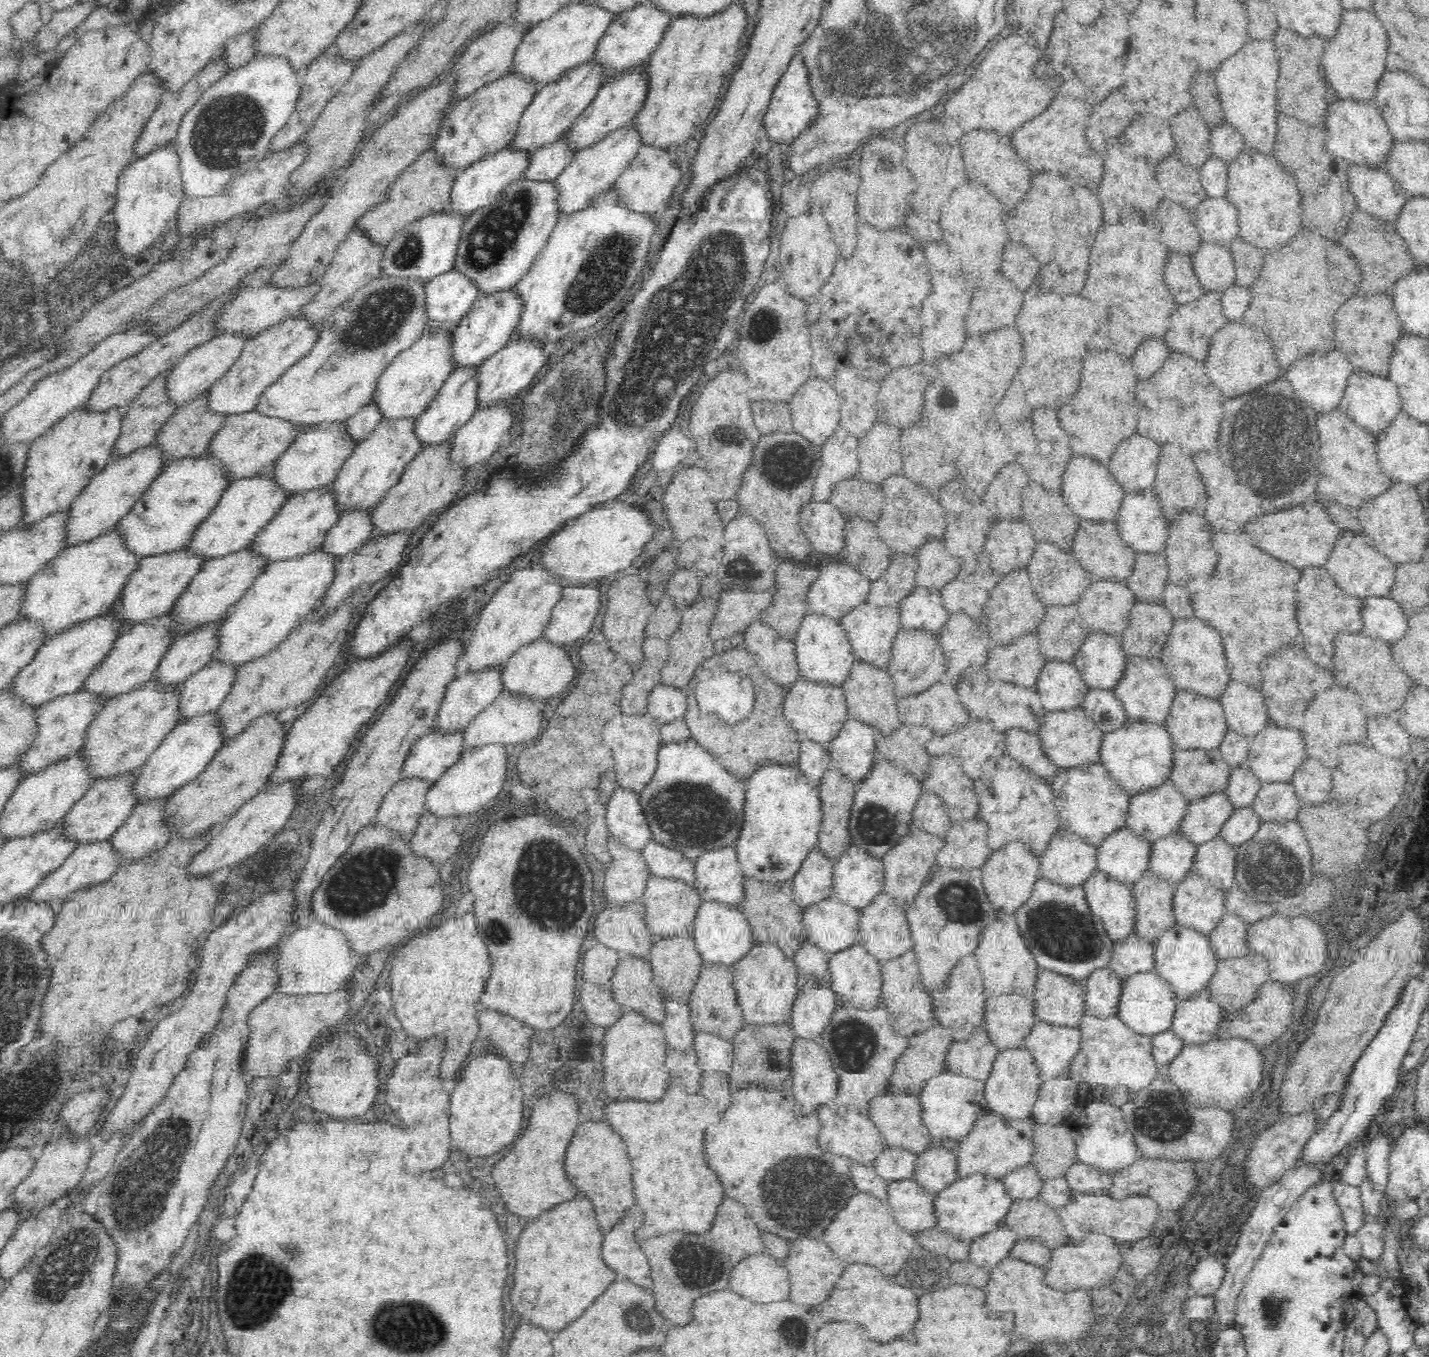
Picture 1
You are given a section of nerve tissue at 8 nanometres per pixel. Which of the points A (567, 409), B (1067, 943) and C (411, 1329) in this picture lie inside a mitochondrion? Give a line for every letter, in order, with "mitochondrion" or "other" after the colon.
A: mitochondrion
B: mitochondrion
C: mitochondrion

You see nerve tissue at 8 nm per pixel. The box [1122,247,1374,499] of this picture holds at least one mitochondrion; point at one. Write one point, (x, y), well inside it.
(1245, 455)

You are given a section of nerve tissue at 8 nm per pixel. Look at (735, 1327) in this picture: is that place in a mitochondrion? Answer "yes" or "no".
no

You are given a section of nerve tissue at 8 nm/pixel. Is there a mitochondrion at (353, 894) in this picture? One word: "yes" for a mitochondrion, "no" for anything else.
yes

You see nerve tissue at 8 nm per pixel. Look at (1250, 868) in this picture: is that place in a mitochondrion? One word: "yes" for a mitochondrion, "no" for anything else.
yes

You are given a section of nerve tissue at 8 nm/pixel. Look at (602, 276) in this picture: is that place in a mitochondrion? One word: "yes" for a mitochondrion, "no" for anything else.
yes

